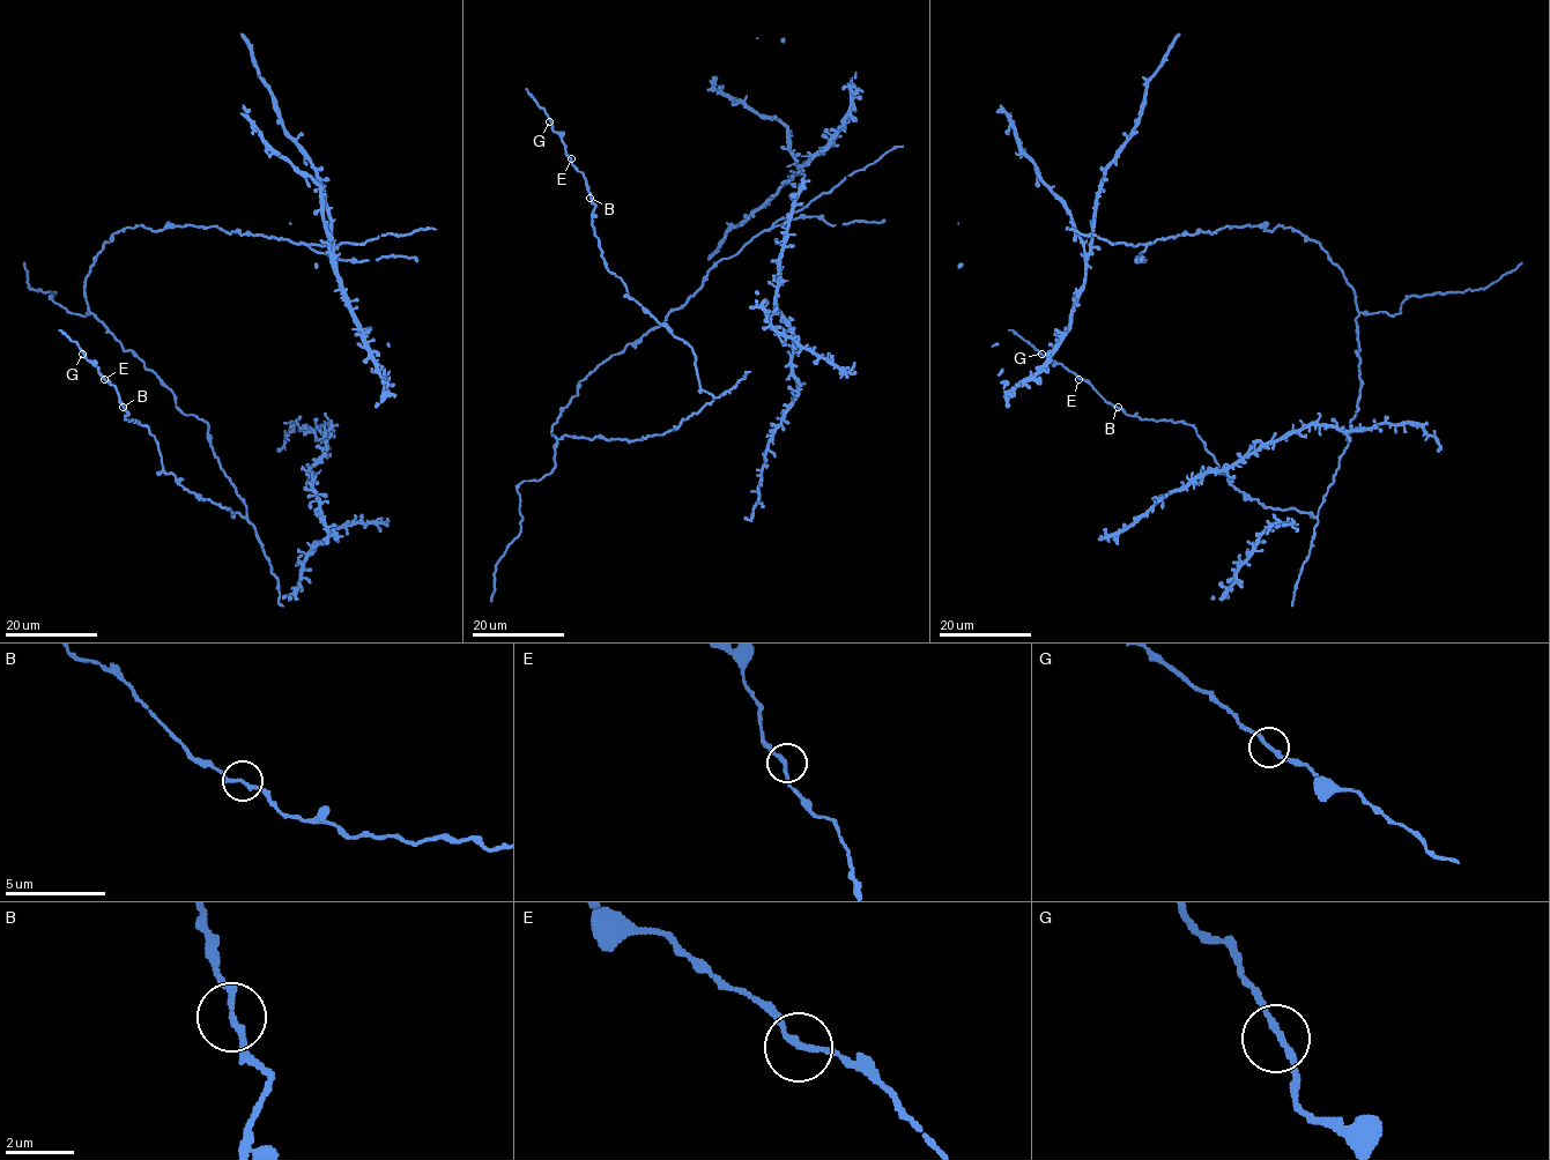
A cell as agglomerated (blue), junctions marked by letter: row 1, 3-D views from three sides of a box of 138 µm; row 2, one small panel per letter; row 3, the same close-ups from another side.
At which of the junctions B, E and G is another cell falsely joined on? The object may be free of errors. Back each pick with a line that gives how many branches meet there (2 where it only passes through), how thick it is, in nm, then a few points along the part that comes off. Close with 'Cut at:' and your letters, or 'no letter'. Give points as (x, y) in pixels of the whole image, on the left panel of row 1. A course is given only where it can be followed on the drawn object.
Cut at: no letter

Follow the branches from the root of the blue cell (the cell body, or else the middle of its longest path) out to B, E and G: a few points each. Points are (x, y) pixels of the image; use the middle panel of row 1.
B: (588, 438), (662, 434), (713, 399), (701, 387), (692, 349), (630, 299), (625, 284), (607, 268), (590, 196)
E: (588, 438), (662, 434), (713, 395), (701, 387), (692, 349), (607, 268), (595, 205), (571, 158)
G: (588, 438), (662, 434), (713, 395), (701, 387), (692, 349), (607, 268), (595, 205), (549, 121)

